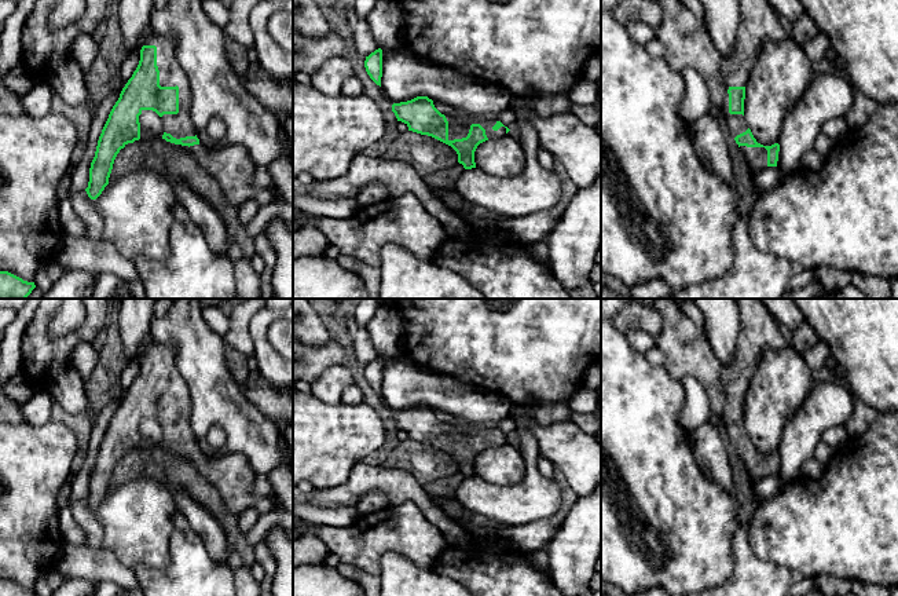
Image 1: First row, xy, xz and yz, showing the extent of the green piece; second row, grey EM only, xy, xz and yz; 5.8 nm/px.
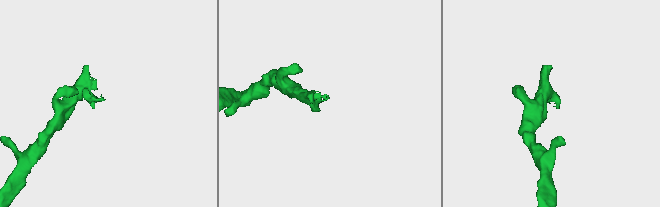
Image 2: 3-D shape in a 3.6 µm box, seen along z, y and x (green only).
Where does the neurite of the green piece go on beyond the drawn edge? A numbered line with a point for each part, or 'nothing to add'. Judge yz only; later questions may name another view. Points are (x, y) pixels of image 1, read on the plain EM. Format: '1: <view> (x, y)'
1: yz (759, 333)

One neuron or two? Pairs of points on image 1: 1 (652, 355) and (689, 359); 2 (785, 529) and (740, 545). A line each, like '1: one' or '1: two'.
1: two
2: two

